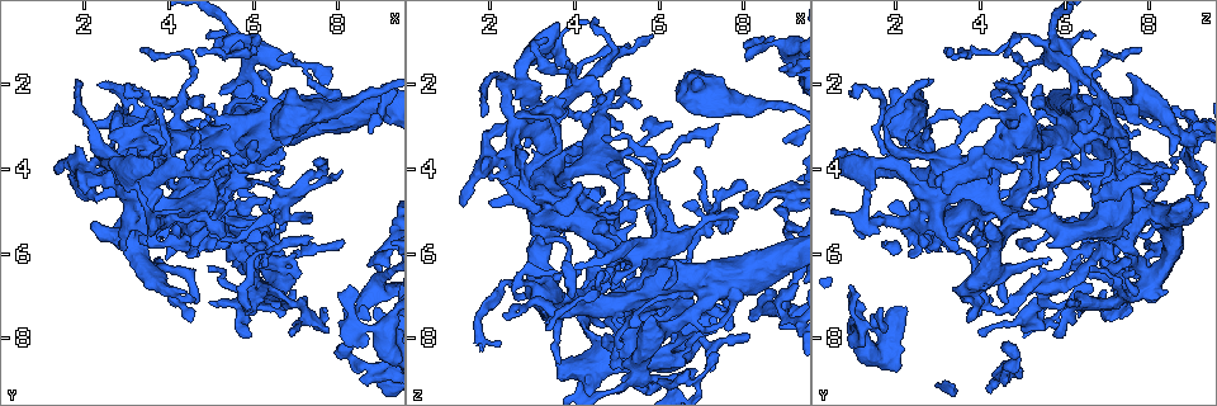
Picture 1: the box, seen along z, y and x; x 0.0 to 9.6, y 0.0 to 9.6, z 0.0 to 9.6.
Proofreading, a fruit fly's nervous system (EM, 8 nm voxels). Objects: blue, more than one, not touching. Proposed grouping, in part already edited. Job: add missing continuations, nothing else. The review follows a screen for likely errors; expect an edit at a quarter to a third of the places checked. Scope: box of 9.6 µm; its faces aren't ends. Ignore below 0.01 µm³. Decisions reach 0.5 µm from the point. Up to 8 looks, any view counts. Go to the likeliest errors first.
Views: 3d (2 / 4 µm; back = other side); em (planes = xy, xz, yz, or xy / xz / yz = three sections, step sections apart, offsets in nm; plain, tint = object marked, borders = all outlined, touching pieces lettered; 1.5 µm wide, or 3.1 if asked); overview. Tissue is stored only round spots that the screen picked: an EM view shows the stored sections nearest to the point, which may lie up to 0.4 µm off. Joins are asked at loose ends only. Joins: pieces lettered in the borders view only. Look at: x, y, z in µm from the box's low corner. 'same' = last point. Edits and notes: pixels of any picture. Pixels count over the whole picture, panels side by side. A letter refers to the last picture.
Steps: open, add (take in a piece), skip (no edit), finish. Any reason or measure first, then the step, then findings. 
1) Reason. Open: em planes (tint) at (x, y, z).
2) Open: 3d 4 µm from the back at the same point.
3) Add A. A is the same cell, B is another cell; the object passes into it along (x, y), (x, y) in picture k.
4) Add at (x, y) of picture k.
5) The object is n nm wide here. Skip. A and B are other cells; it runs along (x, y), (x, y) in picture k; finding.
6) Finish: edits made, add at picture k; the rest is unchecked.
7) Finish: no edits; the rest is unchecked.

Thin end. Open: 3d 4 µm at (6.85, 7.95, 4.05).

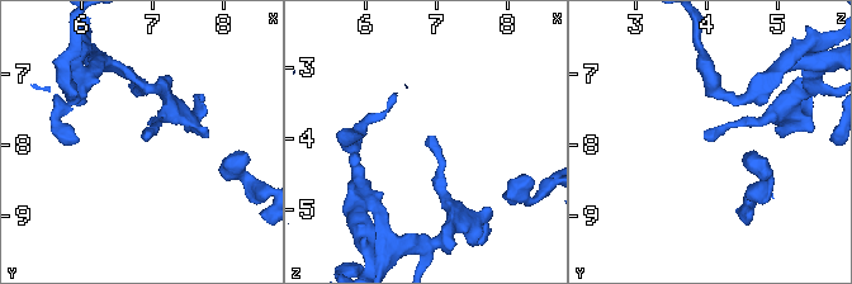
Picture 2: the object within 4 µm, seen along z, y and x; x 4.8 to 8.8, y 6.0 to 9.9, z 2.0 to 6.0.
Open: em planes (tint) at (6.90, 7.95, 4.00).

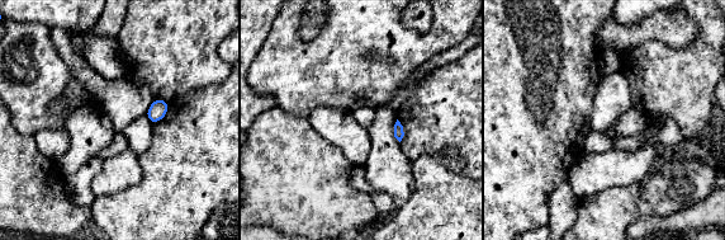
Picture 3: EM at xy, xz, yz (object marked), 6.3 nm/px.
See the neighbours. Open: em planes (borders) at the same point.

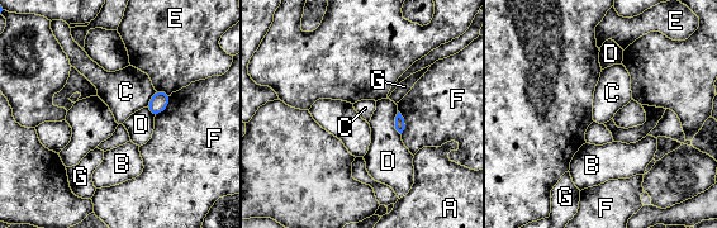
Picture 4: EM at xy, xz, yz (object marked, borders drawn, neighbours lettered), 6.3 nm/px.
Skip. A, B, C, D, E, F and G are other cells; none of them fits.

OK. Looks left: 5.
An open end. Open: em xy step 4 (borders) at (8.25, 6.70, 0.90).

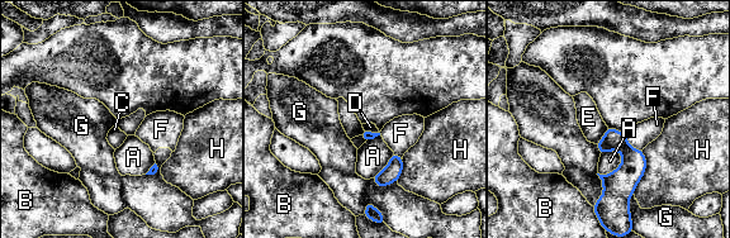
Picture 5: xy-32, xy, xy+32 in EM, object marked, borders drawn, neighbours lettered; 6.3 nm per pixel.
Open: em planes (borders) at the same point.

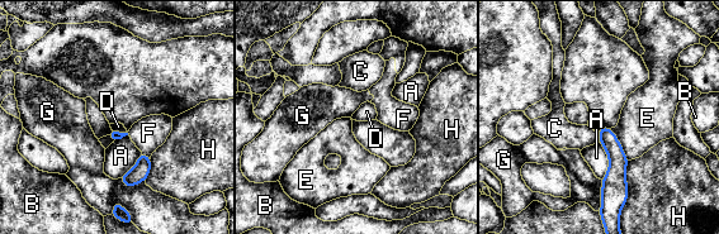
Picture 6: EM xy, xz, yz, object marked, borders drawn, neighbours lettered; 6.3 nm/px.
The longest contact is with H, 300 nm. Skip. A, B, C, D, E, F, G and H are other cells; no lettered piece goes on from it.

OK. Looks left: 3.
Branch stops here. Open: 3d 4 µm at (6.45, 5.15, 3.70).

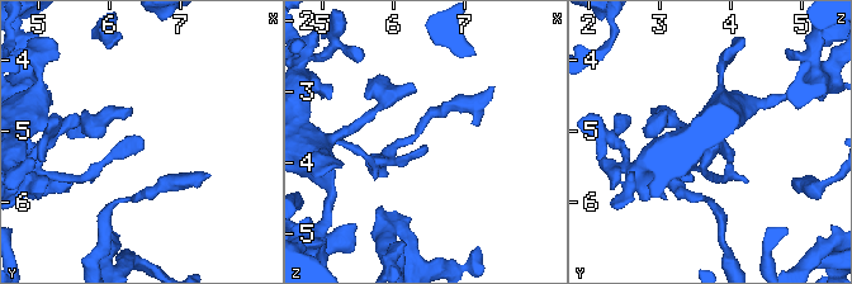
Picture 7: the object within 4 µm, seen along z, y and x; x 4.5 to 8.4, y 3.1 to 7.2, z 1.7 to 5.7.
Shape alone is not enough. Open: em planes (borders) at (6.45, 5.15, 3.80).

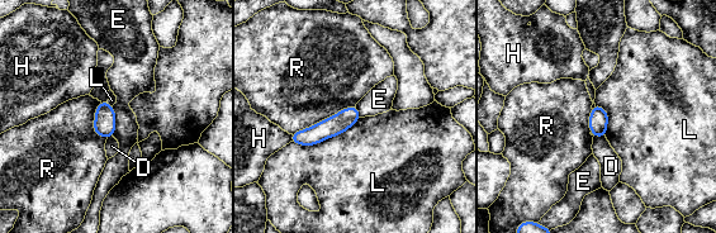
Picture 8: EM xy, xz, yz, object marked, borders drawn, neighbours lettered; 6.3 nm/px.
Skip. D, E, H, L and R are other cells; a border runs along (112, 107), (114, 112), (113, 136) in picture 8; no lettered piece goes on from it.

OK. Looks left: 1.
Finish: no edits; the rest is unchecked.

